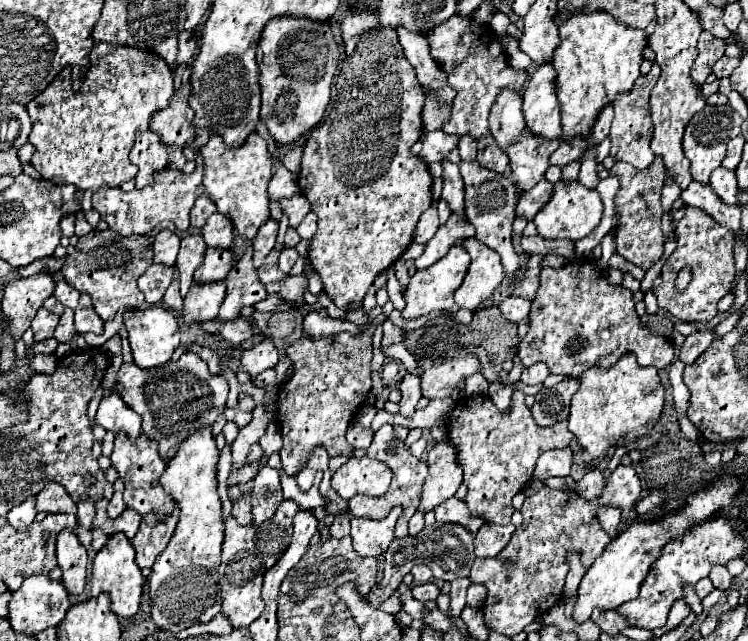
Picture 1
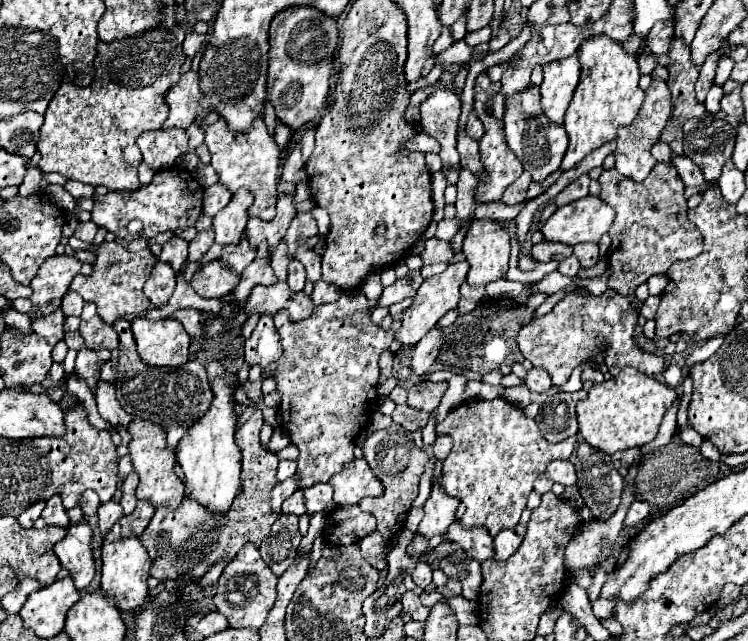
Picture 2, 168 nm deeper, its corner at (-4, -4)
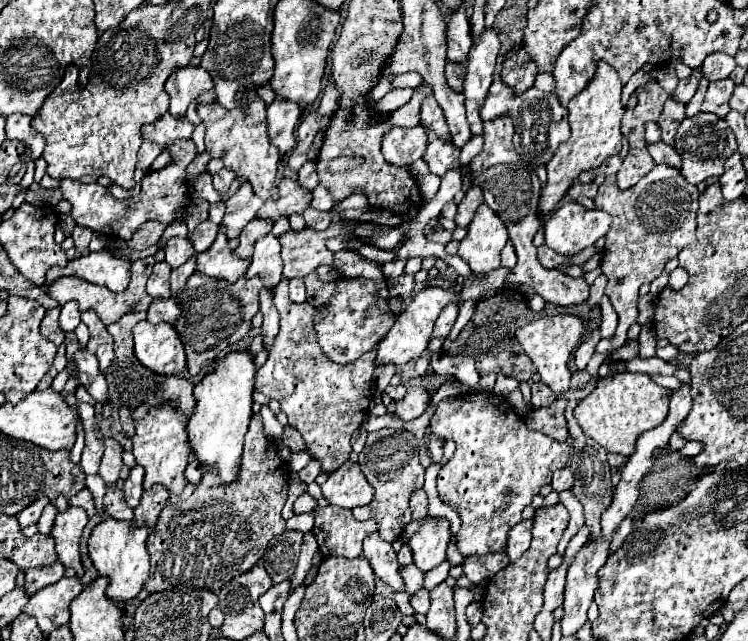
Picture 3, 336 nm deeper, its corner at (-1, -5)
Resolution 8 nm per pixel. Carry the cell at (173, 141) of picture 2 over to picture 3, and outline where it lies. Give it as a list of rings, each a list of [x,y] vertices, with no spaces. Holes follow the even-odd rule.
[[[165,113],[155,123],[147,123],[143,127],[143,139],[167,145],[173,139],[189,139],[193,129],[195,125],[189,123],[187,117],[173,117],[171,113]]]

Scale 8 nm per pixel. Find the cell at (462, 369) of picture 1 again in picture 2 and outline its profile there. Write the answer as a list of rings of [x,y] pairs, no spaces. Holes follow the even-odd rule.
[[[422,382],[408,390],[408,406],[432,412],[438,406],[438,400],[444,396],[448,382]]]

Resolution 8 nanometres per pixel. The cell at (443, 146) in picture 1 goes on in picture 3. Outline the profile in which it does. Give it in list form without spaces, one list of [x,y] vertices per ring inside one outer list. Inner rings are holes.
[[[421,125],[407,129],[407,127],[391,127],[381,139],[381,153],[393,165],[411,165],[425,153],[425,129]]]

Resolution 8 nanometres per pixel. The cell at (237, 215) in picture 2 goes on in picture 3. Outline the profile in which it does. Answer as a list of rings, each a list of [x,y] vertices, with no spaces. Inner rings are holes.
[[[243,183],[237,193],[225,201],[227,205],[227,213],[223,217],[223,225],[225,225],[225,235],[229,239],[237,239],[241,229],[255,219],[259,207],[263,205],[263,199],[259,199],[249,183]]]

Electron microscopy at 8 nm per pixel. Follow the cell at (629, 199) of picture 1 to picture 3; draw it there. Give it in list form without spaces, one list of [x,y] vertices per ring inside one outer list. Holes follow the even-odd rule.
[[[655,165],[649,175],[625,191],[617,187],[613,175],[601,183],[595,207],[607,211],[613,219],[603,249],[601,269],[609,279],[605,295],[619,315],[619,327],[613,339],[603,339],[597,345],[597,353],[607,355],[611,349],[619,349],[627,343],[627,329],[637,321],[639,287],[657,279],[663,273],[665,263],[693,243],[697,229],[697,199],[697,187],[685,183],[681,171],[671,165]]]

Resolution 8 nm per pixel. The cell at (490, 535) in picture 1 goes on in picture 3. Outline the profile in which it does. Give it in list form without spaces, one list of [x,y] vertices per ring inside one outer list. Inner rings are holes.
[[[521,521],[509,531],[509,545],[507,545],[507,555],[513,561],[517,561],[531,545],[531,529],[533,521]]]

